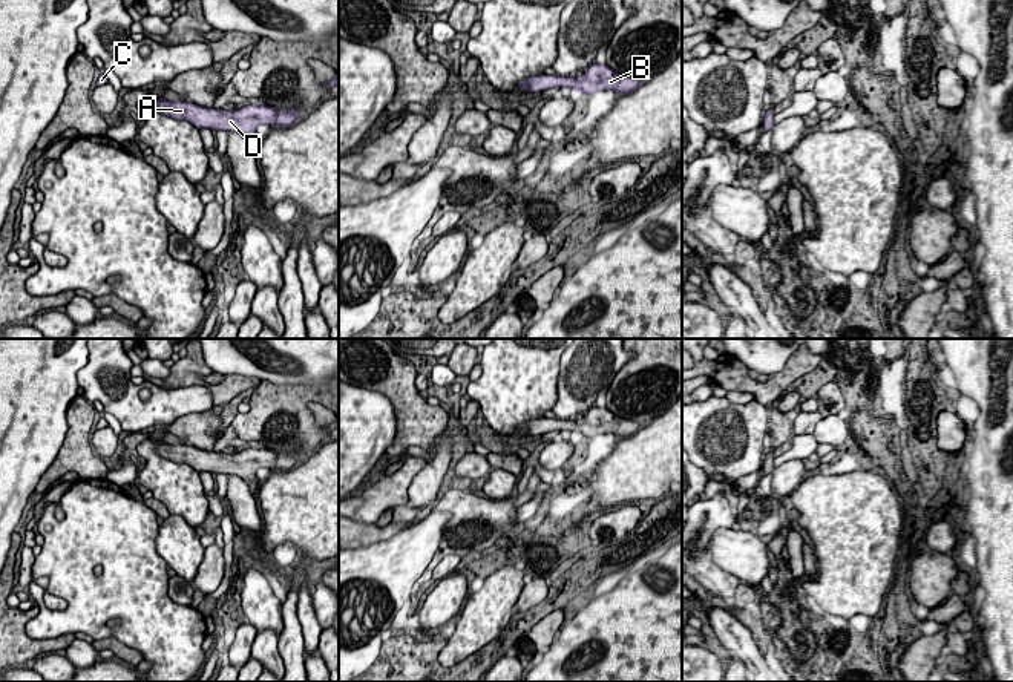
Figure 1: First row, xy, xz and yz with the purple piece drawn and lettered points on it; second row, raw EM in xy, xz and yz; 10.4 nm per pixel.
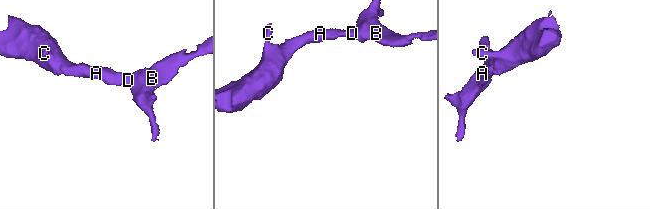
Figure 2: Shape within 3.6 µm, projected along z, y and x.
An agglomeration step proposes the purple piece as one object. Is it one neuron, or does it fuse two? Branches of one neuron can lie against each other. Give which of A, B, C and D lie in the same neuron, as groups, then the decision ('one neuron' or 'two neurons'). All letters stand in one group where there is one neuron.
A B C D; one neuron

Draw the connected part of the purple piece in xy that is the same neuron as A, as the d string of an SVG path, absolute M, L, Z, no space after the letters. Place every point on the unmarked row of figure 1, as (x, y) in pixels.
M159 441L155 452L170 461L185 463L198 472L238 475L244 481L256 478L261 467L290 471L300 458L302 451L293 454L274 452L267 448L247 448L238 454L208 452L182 443Z

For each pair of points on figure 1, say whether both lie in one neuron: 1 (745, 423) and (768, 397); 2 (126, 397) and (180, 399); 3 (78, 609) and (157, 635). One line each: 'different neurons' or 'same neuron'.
1: different neurons
2: same neuron
3: same neuron

